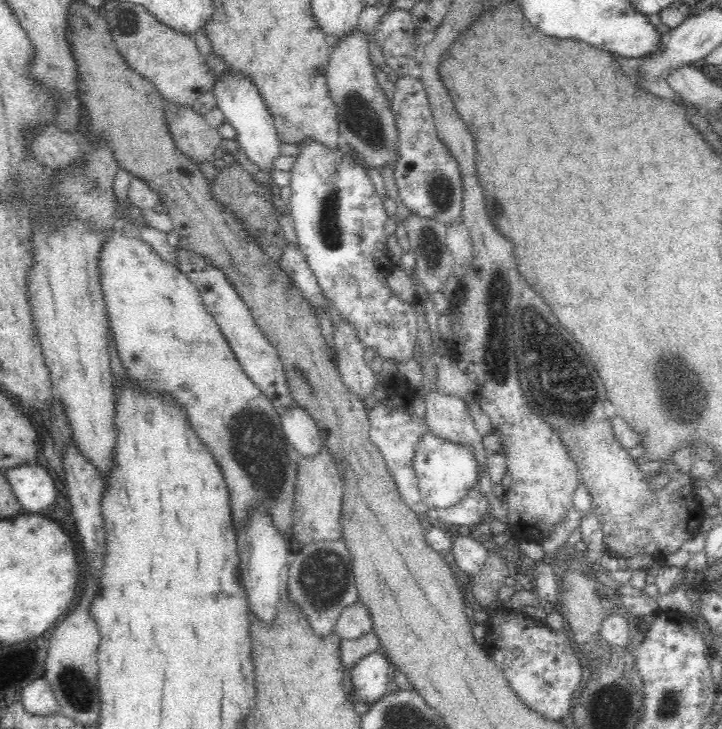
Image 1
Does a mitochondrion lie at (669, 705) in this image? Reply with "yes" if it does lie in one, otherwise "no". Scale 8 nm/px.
yes

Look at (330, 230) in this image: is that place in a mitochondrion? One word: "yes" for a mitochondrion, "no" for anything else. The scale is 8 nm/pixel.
yes

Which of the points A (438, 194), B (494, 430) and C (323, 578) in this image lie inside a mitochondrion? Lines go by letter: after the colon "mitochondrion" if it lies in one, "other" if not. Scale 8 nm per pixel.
A: mitochondrion
B: other
C: mitochondrion

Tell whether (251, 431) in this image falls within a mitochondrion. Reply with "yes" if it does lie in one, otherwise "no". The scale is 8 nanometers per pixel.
yes

